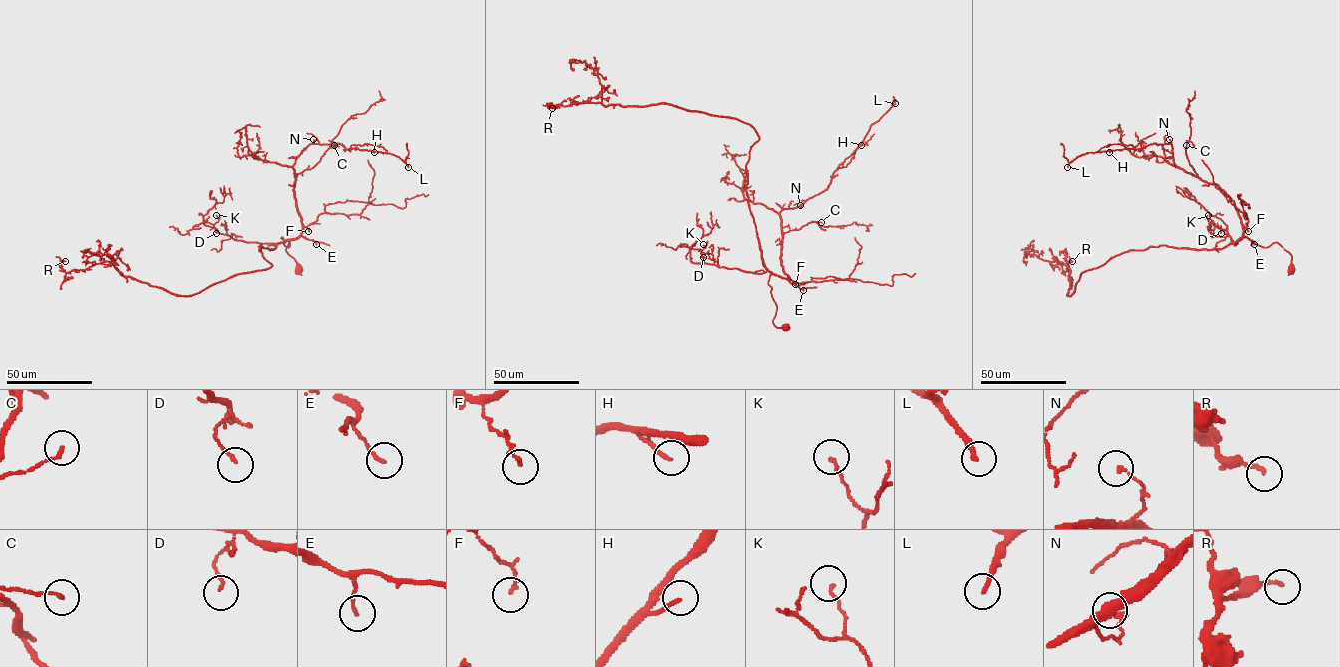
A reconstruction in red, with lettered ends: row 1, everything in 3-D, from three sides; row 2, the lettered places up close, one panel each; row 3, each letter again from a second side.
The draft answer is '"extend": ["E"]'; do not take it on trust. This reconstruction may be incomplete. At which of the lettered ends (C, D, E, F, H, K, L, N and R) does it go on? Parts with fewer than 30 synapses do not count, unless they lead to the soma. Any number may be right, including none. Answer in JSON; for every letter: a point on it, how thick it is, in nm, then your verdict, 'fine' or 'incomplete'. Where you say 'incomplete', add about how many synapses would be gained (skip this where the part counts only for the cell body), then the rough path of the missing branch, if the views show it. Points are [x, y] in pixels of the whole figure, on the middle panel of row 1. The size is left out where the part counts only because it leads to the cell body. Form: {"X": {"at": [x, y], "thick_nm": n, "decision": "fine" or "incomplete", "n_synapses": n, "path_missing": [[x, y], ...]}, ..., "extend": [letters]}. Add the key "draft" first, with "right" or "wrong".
{"draft": "wrong", "C": {"at": [821, 222], "thick_nm": 140, "decision": "fine"}, "D": {"at": [703, 257], "thick_nm": 110, "decision": "fine"}, "E": {"at": [803, 290], "thick_nm": 140, "decision": "fine"}, "F": {"at": [795, 284], "thick_nm": 140, "decision": "fine"}, "H": {"at": [861, 145], "thick_nm": 160, "decision": "fine"}, "K": {"at": [703, 244], "thick_nm": 130, "decision": "fine"}, "L": {"at": [895, 103], "thick_nm": 190, "decision": "incomplete", "n_synapses": 120, "path_missing": [[895, 103], [906, 95], [929, 92], [937, 86], [940, 88], [940, 96], [936, 98], [913, 98]]}, "N": {"at": [800, 205], "thick_nm": 150, "decision": "fine"}, "R": {"at": [552, 108], "thick_nm": 180, "decision": "fine"}, "extend": ["L"]}

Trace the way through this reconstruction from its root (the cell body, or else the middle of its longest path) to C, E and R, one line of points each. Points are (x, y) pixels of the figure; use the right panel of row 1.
C: (1291, 268), (1291, 256), (1277, 243), (1237, 240), (1242, 225), (1234, 202), (1197, 176), (1186, 145)
E: (1291, 268), (1291, 256), (1277, 243), (1263, 247), (1245, 237), (1237, 240), (1245, 236), (1254, 244)
R: (1291, 268), (1276, 242), (1159, 245), (1083, 271), (1068, 296), (1072, 261)

